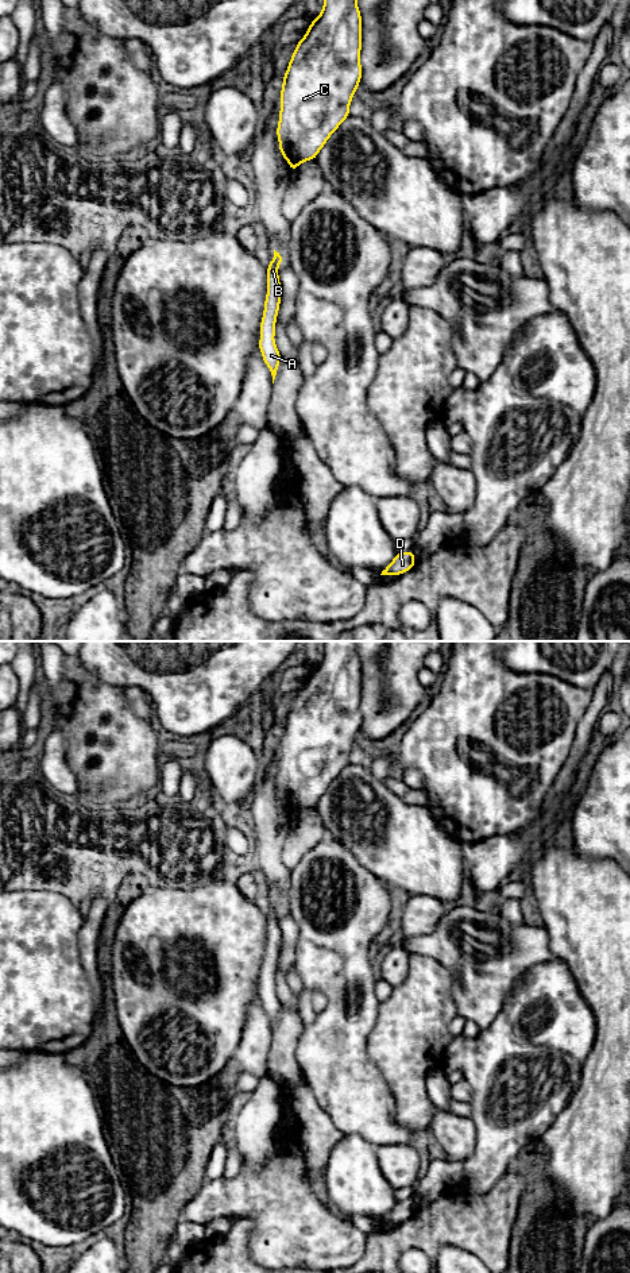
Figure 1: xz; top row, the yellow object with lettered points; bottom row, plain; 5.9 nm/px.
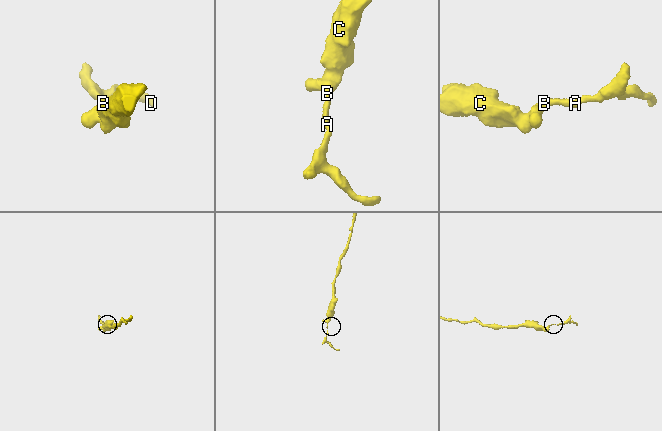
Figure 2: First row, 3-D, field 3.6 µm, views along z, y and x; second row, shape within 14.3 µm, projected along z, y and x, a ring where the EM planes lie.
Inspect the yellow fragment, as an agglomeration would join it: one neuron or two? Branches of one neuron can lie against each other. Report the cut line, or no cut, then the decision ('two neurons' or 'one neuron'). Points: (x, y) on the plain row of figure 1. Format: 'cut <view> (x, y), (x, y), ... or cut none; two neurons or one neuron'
cut none; one neuron

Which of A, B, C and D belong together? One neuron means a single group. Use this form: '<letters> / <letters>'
A B C D

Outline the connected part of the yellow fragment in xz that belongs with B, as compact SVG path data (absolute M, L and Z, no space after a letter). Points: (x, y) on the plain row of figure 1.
M274 898L274 904L270 913L267 913L267 942L264 949L264 960L260 969L260 988L259 999L262 1000L266 1014L273 1023L273 1031L281 1010L281 1002L275 994L275 969L281 953L281 929L278 925L278 915L283 909L283 903Z

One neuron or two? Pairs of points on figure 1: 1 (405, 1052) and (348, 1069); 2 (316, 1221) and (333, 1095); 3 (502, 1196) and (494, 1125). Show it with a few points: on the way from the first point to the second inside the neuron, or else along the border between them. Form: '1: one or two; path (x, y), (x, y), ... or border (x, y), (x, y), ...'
1: two; border (371, 1029), (367, 1037), (367, 1056), (389, 1088)
2: two; border (312, 1091), (317, 1104), (344, 1134)
3: two; border (506, 1169), (484, 1192), (470, 1189)

